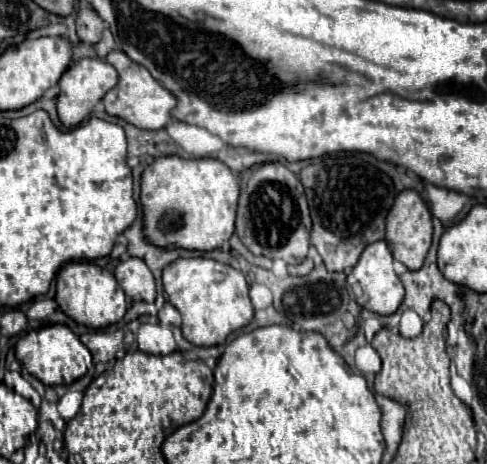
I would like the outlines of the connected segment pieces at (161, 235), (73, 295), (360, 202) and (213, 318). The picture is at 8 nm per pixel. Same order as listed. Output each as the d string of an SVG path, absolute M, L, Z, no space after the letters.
M156 157L142 173L140 201L144 207L144 233L158 247L218 249L234 233L238 195L238 177L218 159Z
M68 263L60 269L56 279L56 301L60 309L72 317L76 323L86 327L108 327L118 323L126 313L126 297L122 287L118 287L114 275L94 263Z
M354 153L326 155L318 163L304 167L300 171L300 179L306 189L306 199L308 199L310 215L312 215L312 223L314 223L312 231L310 231L310 243L320 253L328 271L344 271L348 267L354 267L366 245L384 239L384 219L396 199L392 179L384 171L380 171L378 167L370 165L368 161L364 161L362 157L358 157Z
M178 257L164 267L162 281L170 303L174 303L182 315L182 333L192 345L222 345L232 331L252 321L254 307L248 297L246 277L226 263L218 263L208 257Z

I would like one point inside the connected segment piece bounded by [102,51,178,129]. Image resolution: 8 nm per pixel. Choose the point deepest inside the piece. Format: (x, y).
(140, 99)

